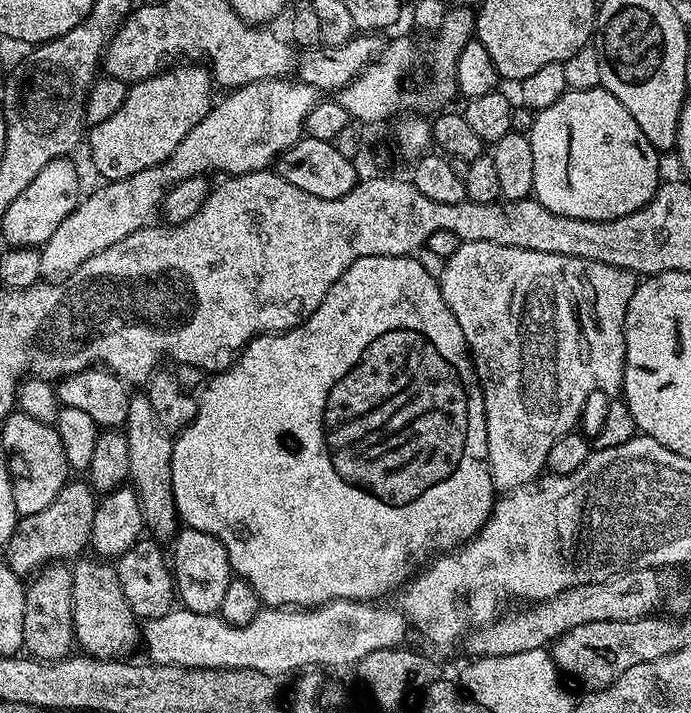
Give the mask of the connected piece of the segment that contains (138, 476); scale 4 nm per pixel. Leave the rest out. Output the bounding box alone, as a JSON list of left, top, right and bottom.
[122,394,178,541]

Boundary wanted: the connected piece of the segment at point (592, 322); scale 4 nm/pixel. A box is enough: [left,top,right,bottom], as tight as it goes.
[439,241,638,494]

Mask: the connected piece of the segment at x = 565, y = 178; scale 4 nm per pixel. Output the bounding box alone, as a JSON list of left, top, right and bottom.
[526,88,662,220]

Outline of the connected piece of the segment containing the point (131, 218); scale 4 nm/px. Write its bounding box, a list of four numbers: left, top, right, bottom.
[39,78,318,282]

